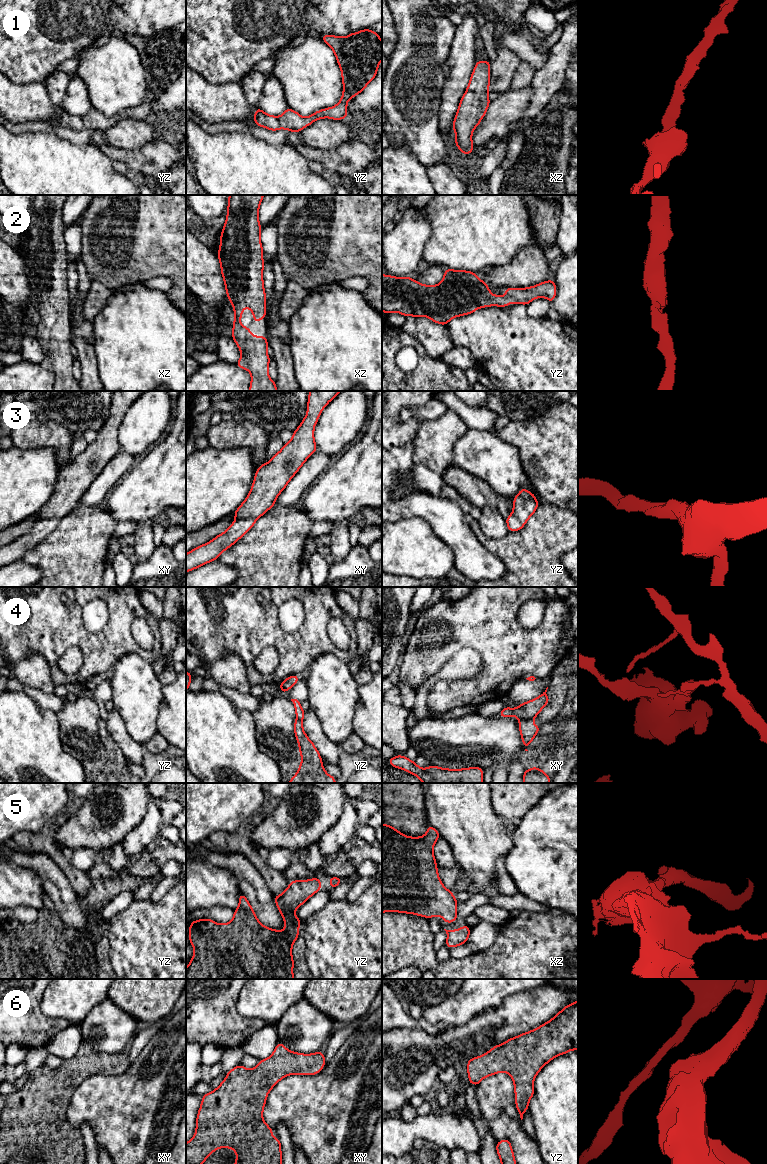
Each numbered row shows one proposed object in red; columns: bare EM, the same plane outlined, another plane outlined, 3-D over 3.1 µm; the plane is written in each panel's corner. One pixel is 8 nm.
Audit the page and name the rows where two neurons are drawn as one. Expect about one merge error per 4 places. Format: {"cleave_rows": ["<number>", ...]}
{"cleave_rows": ["4"]}

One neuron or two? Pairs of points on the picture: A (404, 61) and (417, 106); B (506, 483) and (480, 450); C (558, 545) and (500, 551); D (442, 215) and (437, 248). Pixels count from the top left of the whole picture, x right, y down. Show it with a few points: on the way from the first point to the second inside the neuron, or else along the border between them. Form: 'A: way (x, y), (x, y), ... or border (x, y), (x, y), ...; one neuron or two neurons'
A: way (413, 72), (413, 95); one neuron
B: way (505, 475), (488, 458); one neuron
C: way (544, 545), (540, 545), (536, 549), (514, 549); one neuron
D: way (442, 223), (442, 240); one neuron

